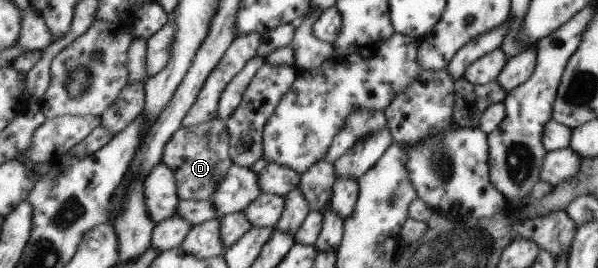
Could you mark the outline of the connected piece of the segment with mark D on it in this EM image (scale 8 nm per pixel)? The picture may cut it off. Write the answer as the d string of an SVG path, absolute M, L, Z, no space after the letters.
M214 119L200 127L180 126L164 146L162 162L175 172L181 200L210 200L233 164L232 159L229 159L229 131L226 122Z

